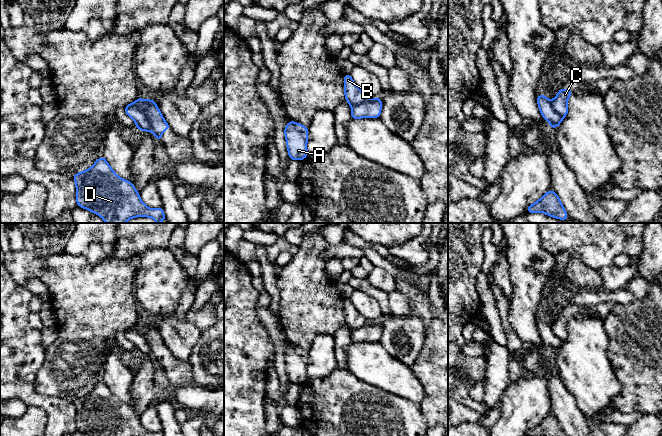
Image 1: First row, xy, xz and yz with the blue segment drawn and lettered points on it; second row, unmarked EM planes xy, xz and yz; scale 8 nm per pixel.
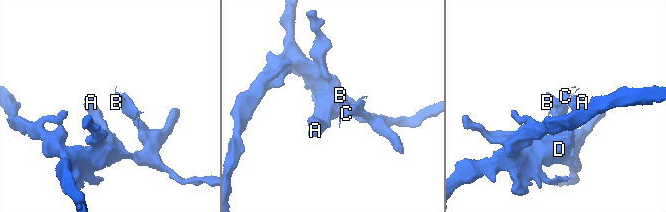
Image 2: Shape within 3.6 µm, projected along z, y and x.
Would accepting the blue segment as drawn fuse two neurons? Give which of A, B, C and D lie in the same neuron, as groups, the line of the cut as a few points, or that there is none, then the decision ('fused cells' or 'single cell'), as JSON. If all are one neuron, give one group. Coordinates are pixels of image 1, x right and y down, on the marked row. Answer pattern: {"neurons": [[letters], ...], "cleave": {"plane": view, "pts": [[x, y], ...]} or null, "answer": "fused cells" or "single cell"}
{"neurons": [["A", "B", "D"], ["C"]], "cleave": {"plane": "xy", "pts": [[132, 103], [145, 115], [152, 131]]}, "answer": "fused cells"}

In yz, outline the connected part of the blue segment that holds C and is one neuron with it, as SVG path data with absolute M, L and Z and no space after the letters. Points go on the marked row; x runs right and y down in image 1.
M561 87L556 97L551 101L553 109L563 118L568 114L567 101L573 93L572 90L565 90Z

